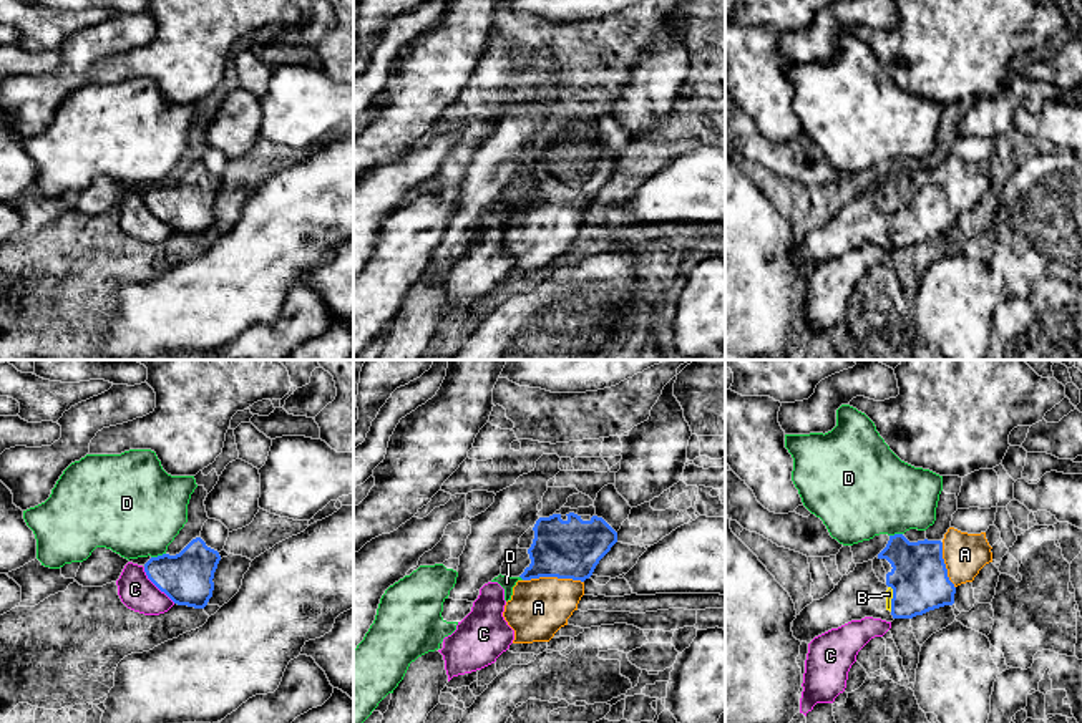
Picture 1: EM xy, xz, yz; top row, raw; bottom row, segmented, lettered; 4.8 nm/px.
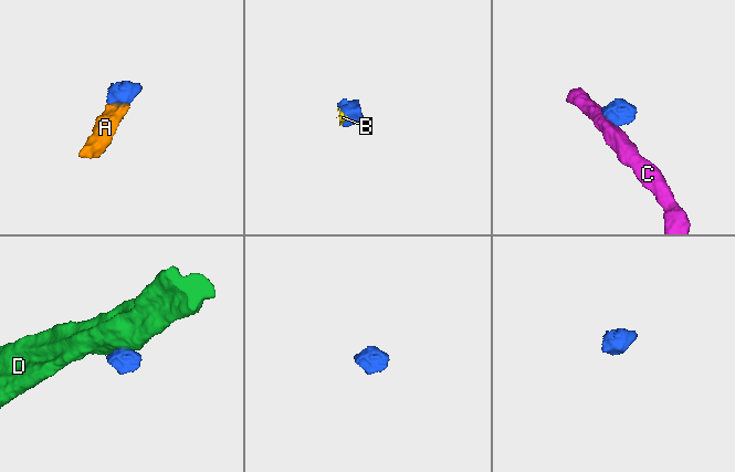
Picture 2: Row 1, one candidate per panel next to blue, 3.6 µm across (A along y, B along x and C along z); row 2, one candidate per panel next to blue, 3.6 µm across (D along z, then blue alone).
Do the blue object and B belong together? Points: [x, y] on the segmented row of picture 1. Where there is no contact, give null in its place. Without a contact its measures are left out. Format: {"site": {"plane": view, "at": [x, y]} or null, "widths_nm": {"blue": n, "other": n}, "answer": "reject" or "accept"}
{"site": {"plane": "yz", "at": [891, 599]}, "widths_nm": {"blue": 280, "other": 40}, "answer": "accept"}

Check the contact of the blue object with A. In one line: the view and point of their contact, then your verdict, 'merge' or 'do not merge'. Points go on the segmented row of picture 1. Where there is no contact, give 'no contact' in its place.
contact xz (553, 576); merge

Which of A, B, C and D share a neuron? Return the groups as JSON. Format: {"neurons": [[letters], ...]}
{"neurons": [["A", "B"], ["C"], ["D"]]}

